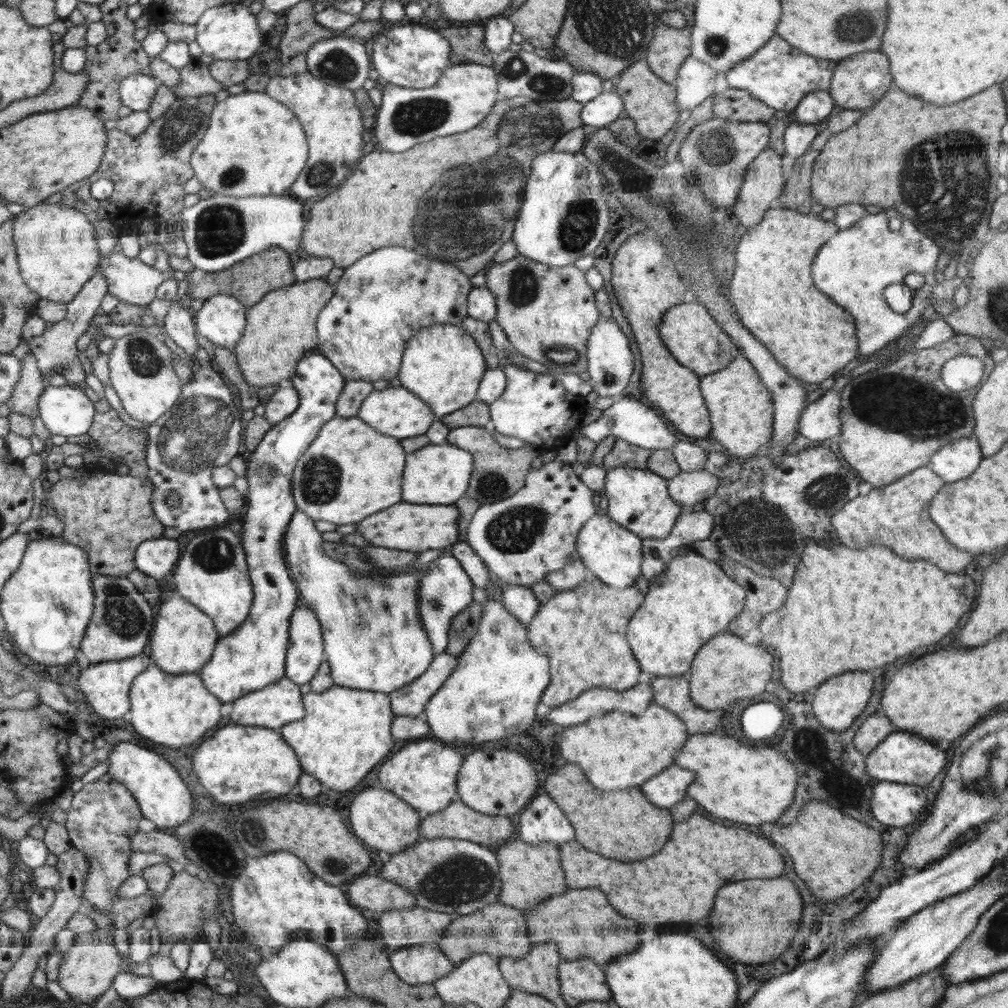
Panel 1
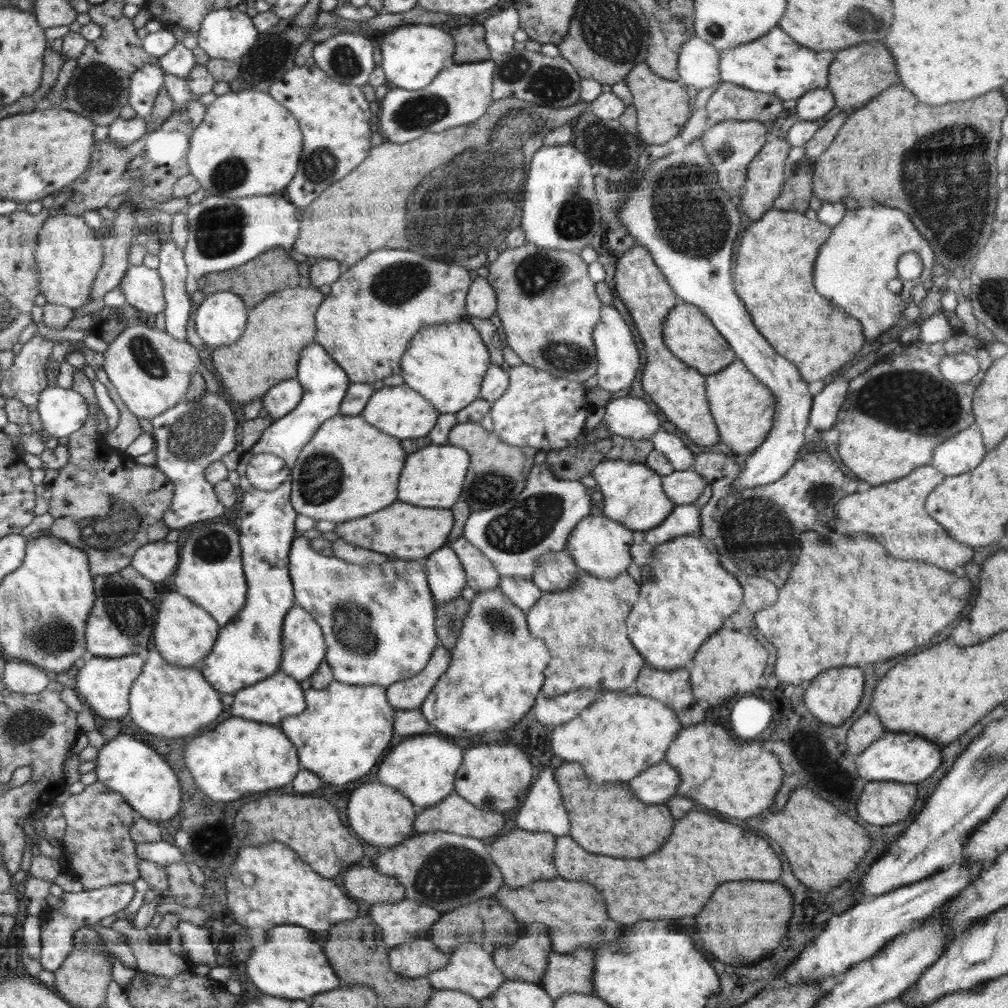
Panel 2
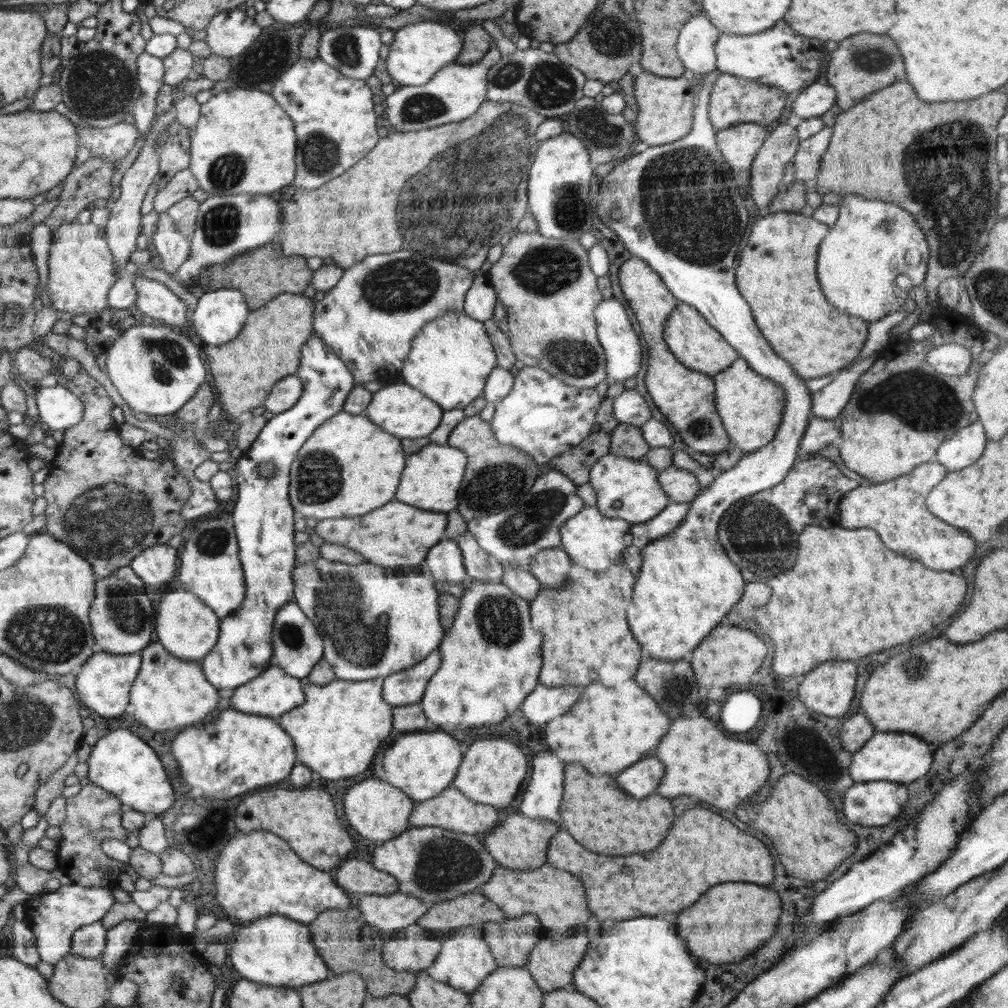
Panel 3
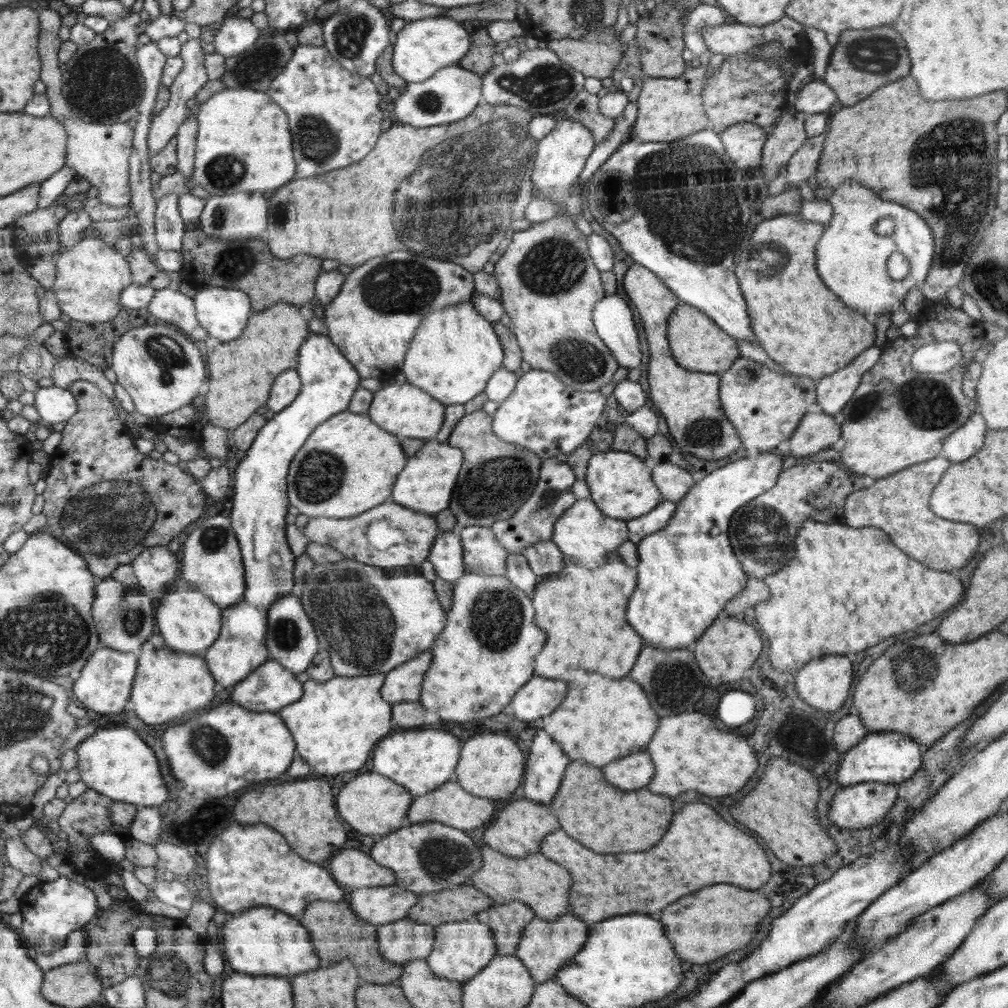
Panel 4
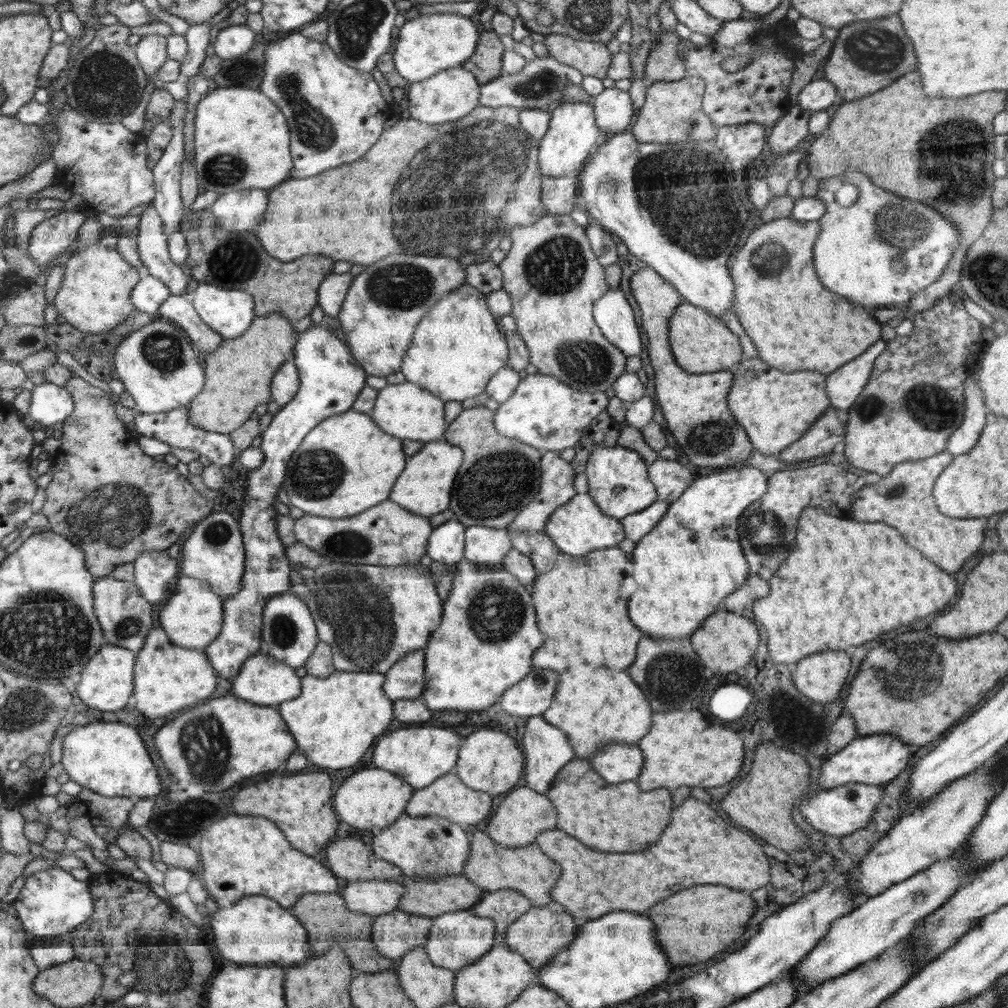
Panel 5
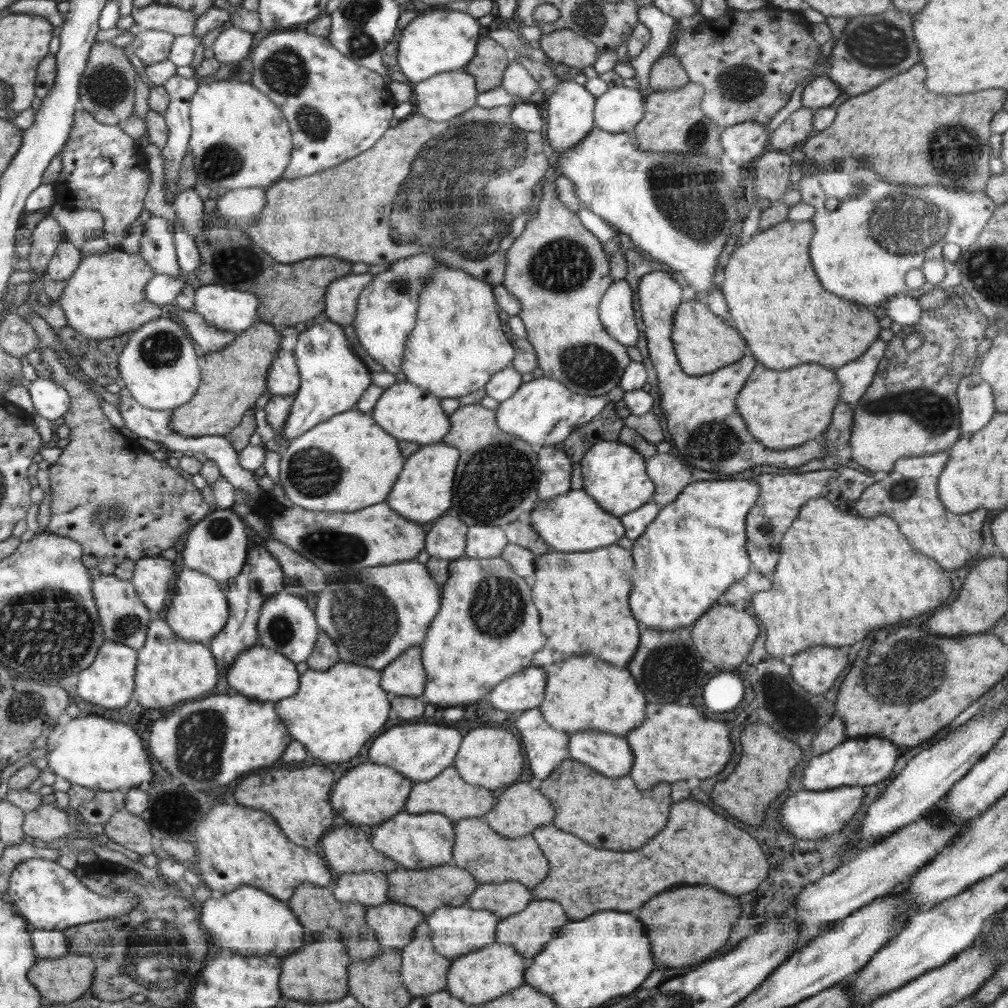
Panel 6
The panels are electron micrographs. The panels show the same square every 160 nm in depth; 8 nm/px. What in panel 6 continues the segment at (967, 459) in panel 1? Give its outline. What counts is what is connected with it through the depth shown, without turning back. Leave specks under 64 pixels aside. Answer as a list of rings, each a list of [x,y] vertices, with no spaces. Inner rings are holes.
[[[978,373],[965,376],[957,386],[961,410],[960,434],[974,434],[984,428],[994,416],[994,391]]]

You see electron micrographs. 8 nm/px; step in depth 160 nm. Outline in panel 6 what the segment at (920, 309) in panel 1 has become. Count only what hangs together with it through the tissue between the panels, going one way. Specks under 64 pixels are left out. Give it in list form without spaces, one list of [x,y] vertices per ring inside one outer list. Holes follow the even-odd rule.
[[[844,162],[833,168],[818,168],[810,177],[801,179],[798,189],[802,195],[802,201],[815,208],[815,213],[810,222],[814,225],[815,231],[810,243],[810,258],[812,266],[822,282],[822,286],[836,294],[850,300],[858,300],[860,304],[886,305],[888,298],[896,294],[905,294],[912,298],[919,299],[926,293],[932,292],[934,288],[955,289],[959,288],[961,282],[962,258],[956,261],[949,261],[942,257],[941,244],[944,241],[952,241],[963,249],[966,244],[974,244],[982,228],[986,226],[988,218],[992,216],[996,204],[984,192],[968,192],[962,188],[944,188],[944,186],[918,186],[914,192],[910,188],[900,188],[891,182],[884,182],[876,172],[868,168],[844,168],[850,162]],[[860,180],[865,184],[862,190],[855,187],[855,182]],[[828,198],[838,198],[839,203],[834,210],[824,207]],[[927,260],[942,260],[946,264],[947,275],[940,284],[925,282],[919,288],[910,288],[906,285],[904,277],[910,270],[922,268]]]

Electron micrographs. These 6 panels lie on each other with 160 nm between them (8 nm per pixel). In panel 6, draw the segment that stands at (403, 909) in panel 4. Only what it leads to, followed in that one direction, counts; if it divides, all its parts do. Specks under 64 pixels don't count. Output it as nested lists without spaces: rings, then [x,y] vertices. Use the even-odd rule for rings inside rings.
[[[346,872],[338,873],[338,877],[331,887],[338,901],[359,902],[368,907],[380,906],[388,900],[390,883],[385,872]]]

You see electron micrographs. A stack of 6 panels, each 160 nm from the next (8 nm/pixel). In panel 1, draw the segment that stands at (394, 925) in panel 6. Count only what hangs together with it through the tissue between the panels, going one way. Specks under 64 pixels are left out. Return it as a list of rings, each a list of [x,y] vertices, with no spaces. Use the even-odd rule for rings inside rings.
[[[432,942],[391,951],[389,962],[398,978],[412,986],[434,984],[455,966]]]

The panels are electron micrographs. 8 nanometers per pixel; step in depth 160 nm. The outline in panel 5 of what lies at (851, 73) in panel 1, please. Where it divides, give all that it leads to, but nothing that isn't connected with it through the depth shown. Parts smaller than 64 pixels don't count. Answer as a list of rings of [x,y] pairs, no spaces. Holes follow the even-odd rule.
[[[890,16],[884,20],[862,20],[839,30],[825,66],[825,78],[834,84],[838,94],[852,102],[854,98],[870,96],[890,86],[900,76],[916,70],[916,56],[910,38],[904,34],[900,18]]]

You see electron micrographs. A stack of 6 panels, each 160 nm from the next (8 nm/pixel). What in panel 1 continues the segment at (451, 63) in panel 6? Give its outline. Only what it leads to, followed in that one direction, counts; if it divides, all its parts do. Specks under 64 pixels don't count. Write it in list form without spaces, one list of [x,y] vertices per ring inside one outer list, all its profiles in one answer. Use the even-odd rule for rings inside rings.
[[[410,21],[408,24],[394,24],[384,32],[378,34],[371,44],[371,62],[376,72],[379,74],[379,83],[390,83],[406,88],[428,88],[434,86],[442,76],[443,71],[450,66],[449,57],[451,54],[451,44],[438,32],[418,26]]]

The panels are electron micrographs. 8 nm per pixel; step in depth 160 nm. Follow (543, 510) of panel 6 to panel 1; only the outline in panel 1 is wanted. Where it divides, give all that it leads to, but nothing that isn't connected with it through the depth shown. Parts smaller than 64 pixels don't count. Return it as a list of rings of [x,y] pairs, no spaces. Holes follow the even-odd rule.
[[[594,515],[580,529],[576,539],[576,556],[582,559],[583,565],[591,570],[602,583],[622,590],[636,584],[641,575],[642,539],[636,534],[615,523],[608,515]]]

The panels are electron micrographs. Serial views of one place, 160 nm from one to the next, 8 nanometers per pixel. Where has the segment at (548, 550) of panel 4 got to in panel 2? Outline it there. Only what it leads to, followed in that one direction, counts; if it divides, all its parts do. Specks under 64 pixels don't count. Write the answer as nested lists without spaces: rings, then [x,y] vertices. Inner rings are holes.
[[[566,548],[560,552],[547,552],[540,557],[539,565],[533,572],[532,582],[543,592],[554,592],[554,590],[562,590],[568,588],[573,580],[578,576],[578,567]]]

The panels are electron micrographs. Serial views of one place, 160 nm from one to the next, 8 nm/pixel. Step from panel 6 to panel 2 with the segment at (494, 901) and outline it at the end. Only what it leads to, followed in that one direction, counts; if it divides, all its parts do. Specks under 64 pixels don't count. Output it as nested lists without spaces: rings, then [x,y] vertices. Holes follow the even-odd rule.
[[[533,923],[522,927],[522,935],[510,947],[500,944],[492,952],[493,962],[506,980],[522,980],[541,986],[548,957],[551,937],[548,927]]]

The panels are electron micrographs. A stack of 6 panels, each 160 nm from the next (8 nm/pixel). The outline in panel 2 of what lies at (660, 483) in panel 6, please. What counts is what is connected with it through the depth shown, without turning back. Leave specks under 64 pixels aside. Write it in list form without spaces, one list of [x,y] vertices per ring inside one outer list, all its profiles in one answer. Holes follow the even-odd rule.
[[[692,468],[684,471],[675,471],[662,477],[662,487],[666,497],[676,505],[692,504],[700,495],[707,483]]]

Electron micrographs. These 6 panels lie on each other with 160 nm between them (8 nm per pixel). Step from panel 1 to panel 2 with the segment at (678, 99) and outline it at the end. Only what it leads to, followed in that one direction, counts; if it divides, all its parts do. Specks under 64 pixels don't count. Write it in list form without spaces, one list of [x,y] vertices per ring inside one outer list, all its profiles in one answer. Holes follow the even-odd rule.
[[[691,34],[678,56],[679,82],[704,90],[717,86],[719,77],[719,53],[711,44],[704,42],[697,34]]]

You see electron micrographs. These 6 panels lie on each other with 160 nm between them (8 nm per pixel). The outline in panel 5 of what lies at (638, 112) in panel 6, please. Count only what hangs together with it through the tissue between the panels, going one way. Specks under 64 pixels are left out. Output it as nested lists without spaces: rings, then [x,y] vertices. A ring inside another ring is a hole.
[[[606,88],[592,100],[595,124],[602,132],[622,133],[629,129],[636,112],[628,91]]]

